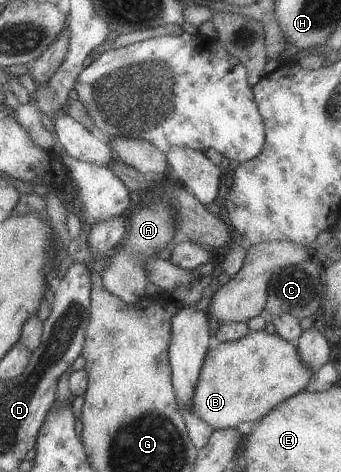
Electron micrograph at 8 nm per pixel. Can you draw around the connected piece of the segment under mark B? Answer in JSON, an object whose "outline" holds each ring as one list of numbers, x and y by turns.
{"outline":[[249,331,243,338,219,343,207,350,191,398,191,414,213,430,234,428,239,422,259,420,273,406,301,392,314,372,302,360,294,344,276,333]]}

